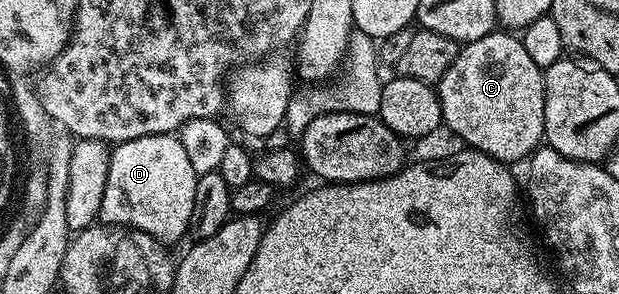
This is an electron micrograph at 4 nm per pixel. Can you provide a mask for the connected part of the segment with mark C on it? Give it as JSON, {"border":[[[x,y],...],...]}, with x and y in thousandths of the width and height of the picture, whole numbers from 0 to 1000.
{"border":[[[795,109],[777,136],[753,146],[738,204],[725,218],[725,245],[706,286],[716,429],[729,439],[763,510],[775,510],[814,558],[856,541],[871,507],[880,459],[880,299],[877,241],[850,184],[843,139],[826,109]]]}

